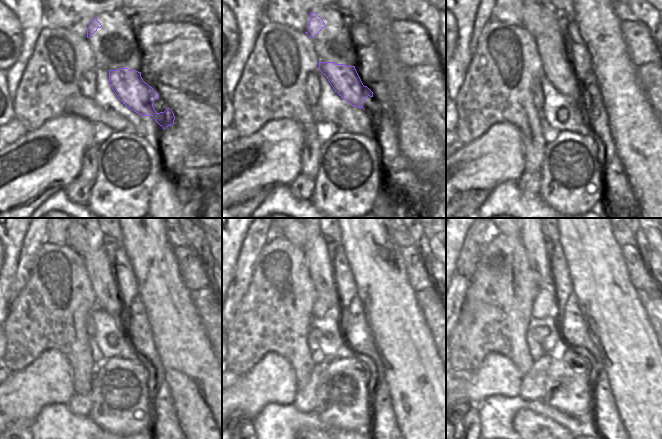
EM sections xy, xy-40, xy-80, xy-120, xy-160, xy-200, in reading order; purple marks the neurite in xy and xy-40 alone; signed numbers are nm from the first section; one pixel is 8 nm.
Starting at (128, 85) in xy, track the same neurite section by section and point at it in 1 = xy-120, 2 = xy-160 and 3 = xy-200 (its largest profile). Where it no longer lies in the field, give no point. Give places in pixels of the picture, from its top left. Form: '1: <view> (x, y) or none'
1: xy-120 (95, 259)
2: xy-160 (315, 250)
3: xy-200 (534, 241)

